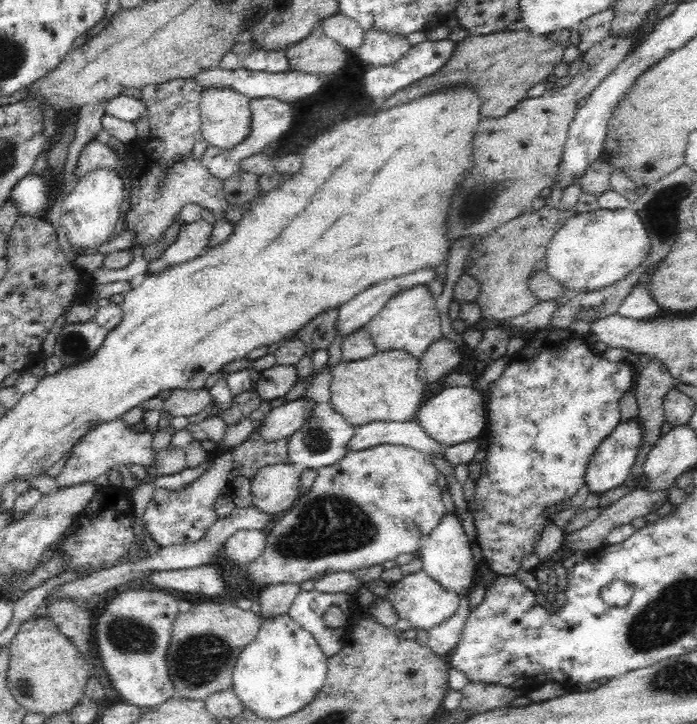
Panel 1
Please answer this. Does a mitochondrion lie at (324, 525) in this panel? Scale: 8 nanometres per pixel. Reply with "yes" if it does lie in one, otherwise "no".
yes

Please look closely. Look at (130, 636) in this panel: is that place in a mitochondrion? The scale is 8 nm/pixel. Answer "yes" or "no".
yes

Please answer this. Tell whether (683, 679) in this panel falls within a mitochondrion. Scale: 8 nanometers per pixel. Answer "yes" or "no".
yes

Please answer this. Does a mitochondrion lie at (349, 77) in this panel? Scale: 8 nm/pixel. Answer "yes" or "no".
no

